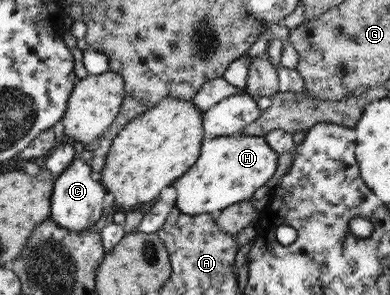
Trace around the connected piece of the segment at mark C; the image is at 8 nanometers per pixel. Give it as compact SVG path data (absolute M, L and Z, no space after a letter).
M75 158L65 172L56 178L49 218L57 222L58 226L73 232L92 228L102 216L102 198L106 194L106 188L102 187L100 180L96 180L96 176L88 160Z

